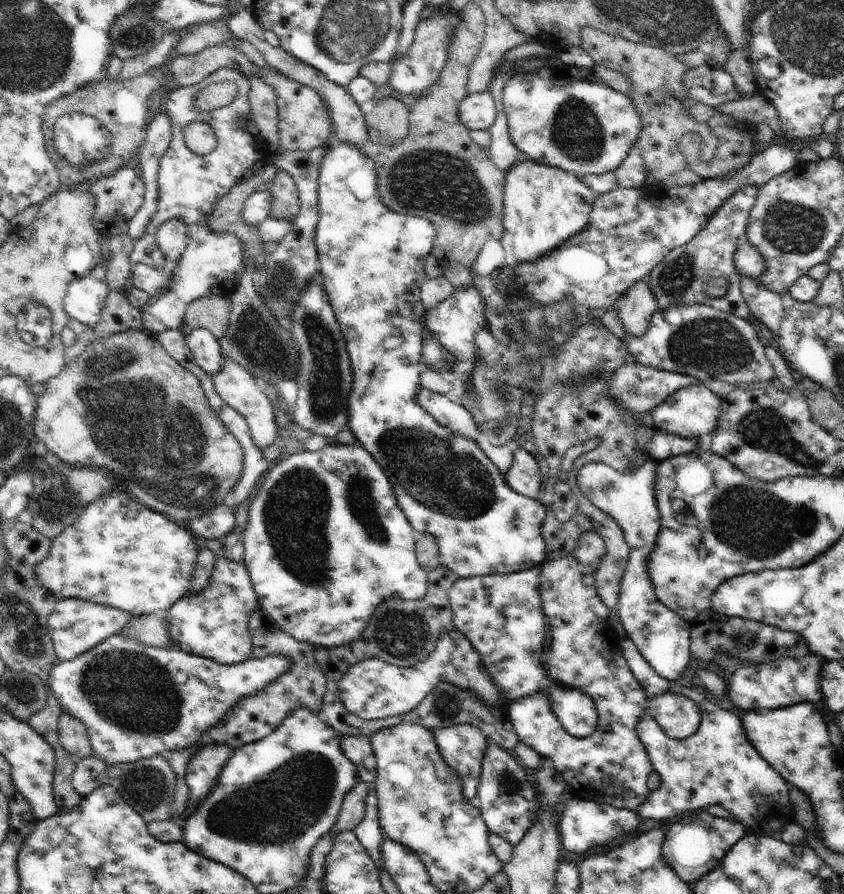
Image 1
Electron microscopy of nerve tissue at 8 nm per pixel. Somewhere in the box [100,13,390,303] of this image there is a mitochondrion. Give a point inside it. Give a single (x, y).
(134, 37)

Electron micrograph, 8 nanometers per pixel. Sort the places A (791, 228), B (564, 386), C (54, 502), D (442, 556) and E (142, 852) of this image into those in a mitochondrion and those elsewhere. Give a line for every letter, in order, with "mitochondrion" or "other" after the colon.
A: mitochondrion
B: mitochondrion
C: mitochondrion
D: other
E: other

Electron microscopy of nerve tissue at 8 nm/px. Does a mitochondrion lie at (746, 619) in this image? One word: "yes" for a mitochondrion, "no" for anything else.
no

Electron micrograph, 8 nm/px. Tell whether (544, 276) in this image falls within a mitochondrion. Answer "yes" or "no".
yes

